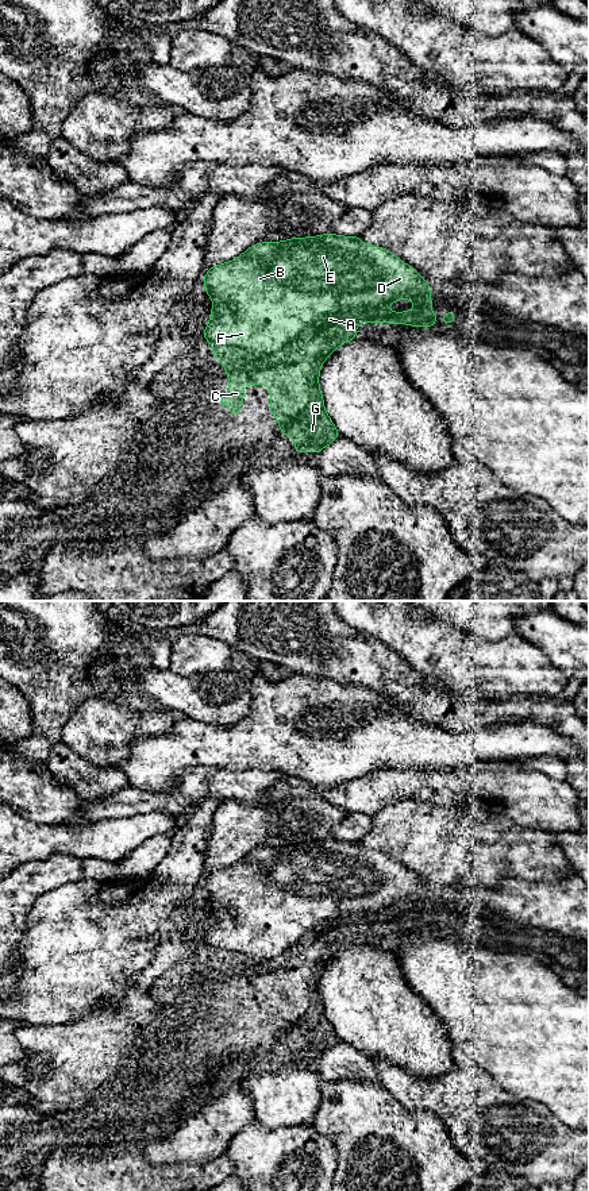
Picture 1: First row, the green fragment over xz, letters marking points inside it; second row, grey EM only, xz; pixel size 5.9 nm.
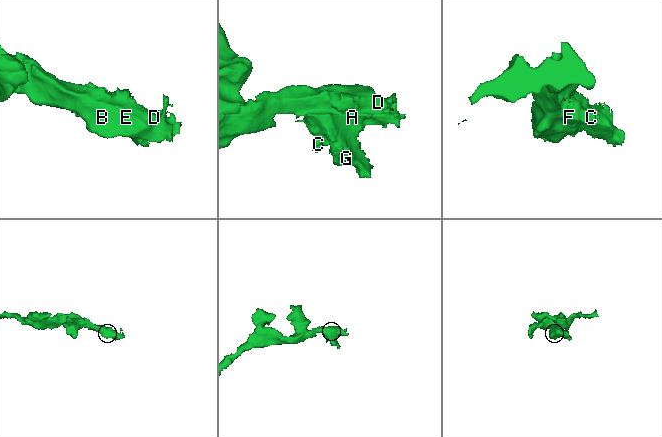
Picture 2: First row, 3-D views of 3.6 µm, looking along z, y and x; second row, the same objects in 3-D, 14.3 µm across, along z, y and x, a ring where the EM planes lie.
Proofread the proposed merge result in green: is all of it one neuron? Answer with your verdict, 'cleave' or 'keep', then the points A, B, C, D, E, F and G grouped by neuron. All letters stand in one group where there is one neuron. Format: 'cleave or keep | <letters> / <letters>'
keep | A B C D E F G

